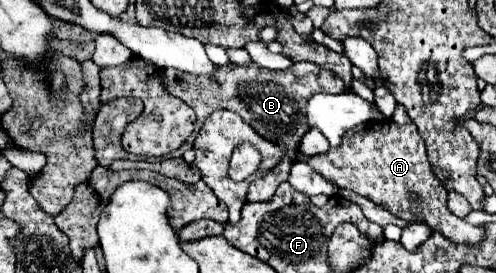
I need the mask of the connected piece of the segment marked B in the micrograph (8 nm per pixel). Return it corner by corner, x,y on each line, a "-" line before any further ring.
300,62
292,64
290,68
282,72
274,70
264,70
258,64
250,66
220,66
214,78
204,78
204,76
194,76
188,72
178,72
178,70
164,70
164,84
170,94
182,98
186,104
190,104
198,116
196,130
200,130
202,122
214,112
214,110
230,110
240,114
258,134
264,138
284,144
288,152
292,154
302,136
310,130
306,124
306,102
310,96
318,92
328,92
336,94
344,90
342,80
326,72
324,68
312,64
312,62

